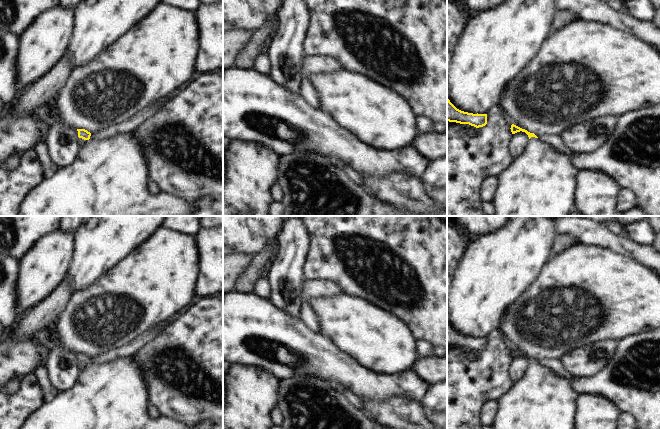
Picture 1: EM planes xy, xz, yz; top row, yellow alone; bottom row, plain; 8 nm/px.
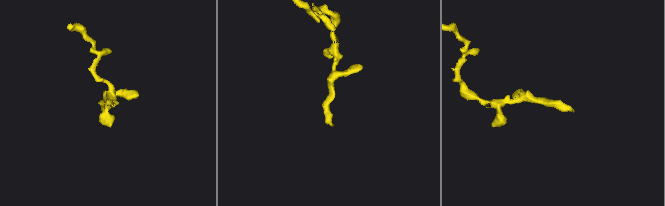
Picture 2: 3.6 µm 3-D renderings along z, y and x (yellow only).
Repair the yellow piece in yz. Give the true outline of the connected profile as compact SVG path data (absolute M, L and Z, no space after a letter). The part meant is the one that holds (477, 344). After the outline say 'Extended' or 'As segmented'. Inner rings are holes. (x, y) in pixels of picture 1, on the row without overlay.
M447 322L447 345L469 348L476 352L487 348L487 338L473 338L457 333Z. As segmented.

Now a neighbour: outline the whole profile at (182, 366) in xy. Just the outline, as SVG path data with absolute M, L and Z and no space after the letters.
M218 296L196 298L185 310L161 326L156 337L142 346L132 358L143 370L143 377L150 393L150 404L158 409L160 417L182 422L191 428L203 421L223 420L223 301L219 300Z

